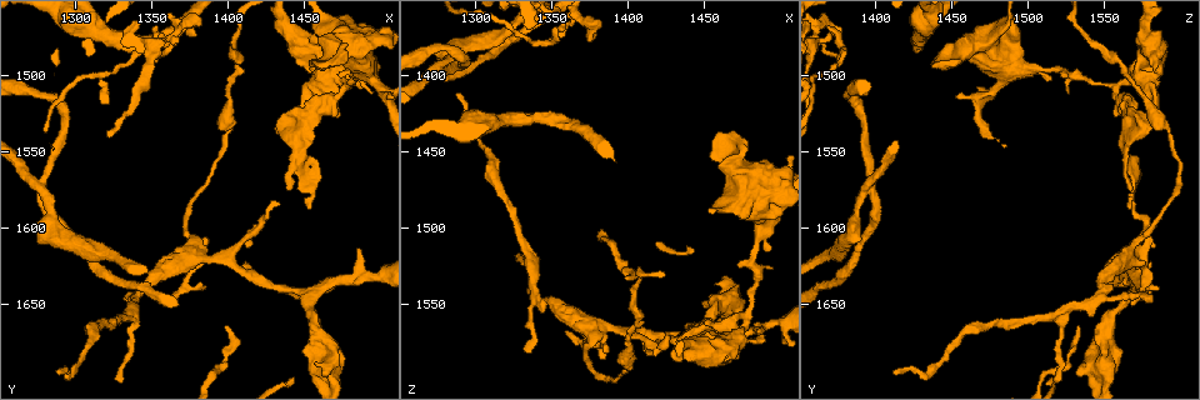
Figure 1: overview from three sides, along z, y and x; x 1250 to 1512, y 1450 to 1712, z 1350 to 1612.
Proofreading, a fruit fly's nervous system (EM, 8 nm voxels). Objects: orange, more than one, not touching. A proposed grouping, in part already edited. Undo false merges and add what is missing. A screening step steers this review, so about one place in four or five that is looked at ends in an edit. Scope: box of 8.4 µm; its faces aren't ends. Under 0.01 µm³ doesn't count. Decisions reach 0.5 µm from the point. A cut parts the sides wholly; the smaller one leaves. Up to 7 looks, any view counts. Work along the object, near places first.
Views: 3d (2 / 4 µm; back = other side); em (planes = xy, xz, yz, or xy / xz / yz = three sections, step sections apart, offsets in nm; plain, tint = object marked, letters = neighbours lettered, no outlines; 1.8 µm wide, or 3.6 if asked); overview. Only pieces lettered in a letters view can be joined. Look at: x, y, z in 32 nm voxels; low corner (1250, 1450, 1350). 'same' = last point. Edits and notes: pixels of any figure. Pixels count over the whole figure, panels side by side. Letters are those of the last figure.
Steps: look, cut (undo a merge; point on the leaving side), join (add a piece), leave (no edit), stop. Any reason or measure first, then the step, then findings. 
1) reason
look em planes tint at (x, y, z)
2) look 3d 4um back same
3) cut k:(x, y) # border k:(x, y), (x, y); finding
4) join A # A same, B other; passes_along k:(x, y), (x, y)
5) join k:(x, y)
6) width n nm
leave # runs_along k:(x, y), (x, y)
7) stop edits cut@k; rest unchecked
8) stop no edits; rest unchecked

tapers out
look 3d 4um at (1372, 1474, 1376)

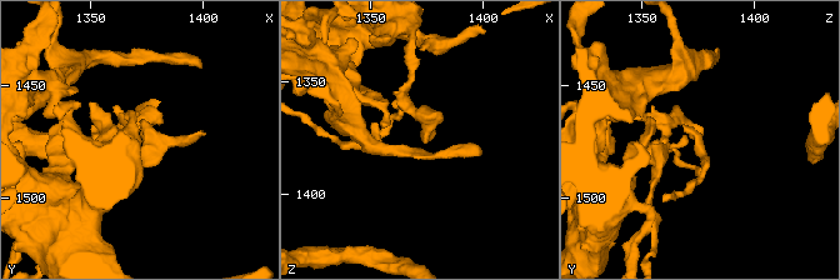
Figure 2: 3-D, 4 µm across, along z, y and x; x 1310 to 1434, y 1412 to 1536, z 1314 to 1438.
now the EM
look em planes tint at (1374, 1474, 1376)

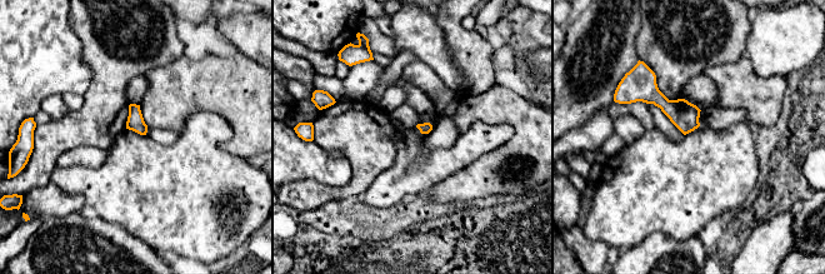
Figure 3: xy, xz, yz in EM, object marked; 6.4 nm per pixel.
see the neighbours
look em planes letters same

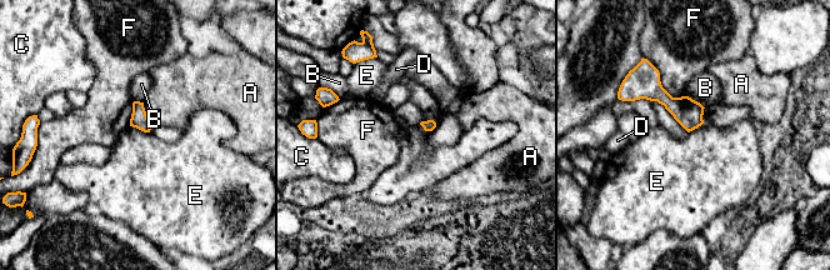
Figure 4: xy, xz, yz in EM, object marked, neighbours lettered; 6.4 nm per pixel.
leave # A other, B other, C other, D other, E other, F other; runs_along 4:(633, 94), (658, 93), (699, 121); no lettered piece goes on from it

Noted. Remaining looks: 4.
arms run side by side
look em 3.6um xy step 8 tint at (1486, 1478, 1476)

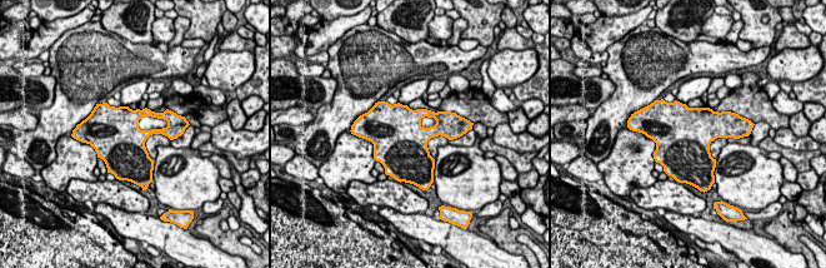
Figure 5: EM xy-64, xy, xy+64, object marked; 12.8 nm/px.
another direction
look em 3.6um planes letters same

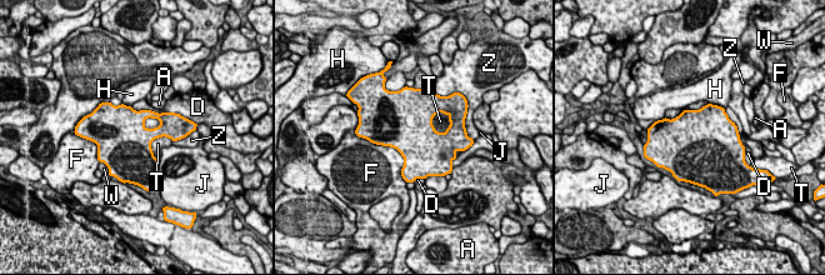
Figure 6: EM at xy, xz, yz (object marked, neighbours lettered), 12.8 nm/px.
leave # A other, D other, F other, H other, J other, T other, W other, Z other; border 6:(439, 111), (449, 121), (444, 133); continuous, no second cell

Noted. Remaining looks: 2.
thin end
look em xz step 16 letters at (1460, 1570, 1574)

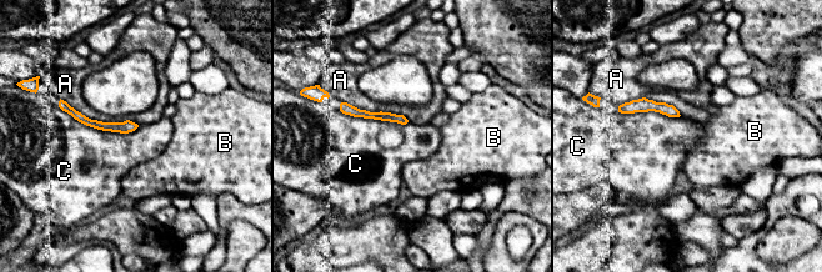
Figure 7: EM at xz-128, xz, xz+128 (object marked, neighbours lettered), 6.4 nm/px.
another direction
look em yz step 8 letters same

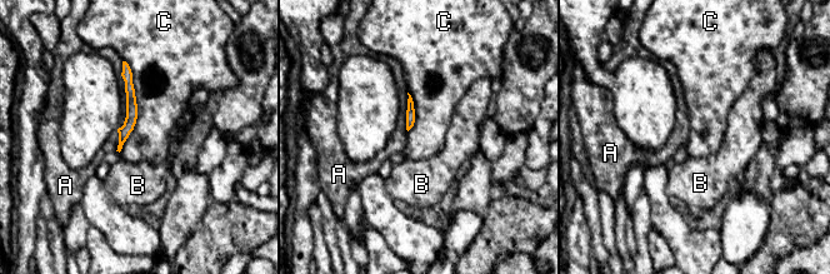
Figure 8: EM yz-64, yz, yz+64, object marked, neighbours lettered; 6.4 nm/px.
leave # A other, B other, C other; runs_along 8:(125, 66), (130, 121), (121, 139); no lettered piece goes on from it

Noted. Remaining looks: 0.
stop no edits; rest unchecked

